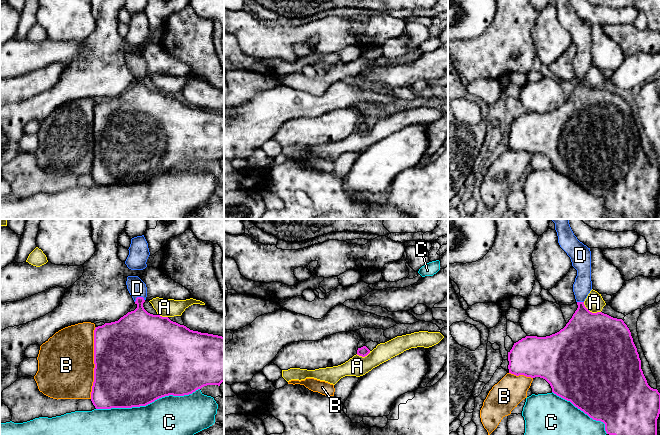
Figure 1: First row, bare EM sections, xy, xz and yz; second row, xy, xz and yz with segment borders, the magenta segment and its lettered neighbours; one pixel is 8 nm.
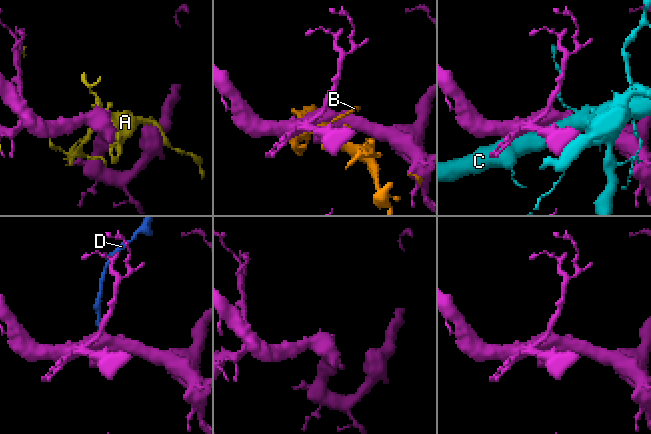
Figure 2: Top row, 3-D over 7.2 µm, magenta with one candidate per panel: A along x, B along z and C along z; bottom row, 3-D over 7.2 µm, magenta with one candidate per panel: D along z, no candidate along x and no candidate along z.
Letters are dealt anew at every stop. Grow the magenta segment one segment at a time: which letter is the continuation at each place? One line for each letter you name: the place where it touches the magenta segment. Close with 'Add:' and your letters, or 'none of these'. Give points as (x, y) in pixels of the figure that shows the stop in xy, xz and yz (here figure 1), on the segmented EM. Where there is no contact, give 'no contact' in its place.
D: meets magenta in xy at (138, 297)
Add: D

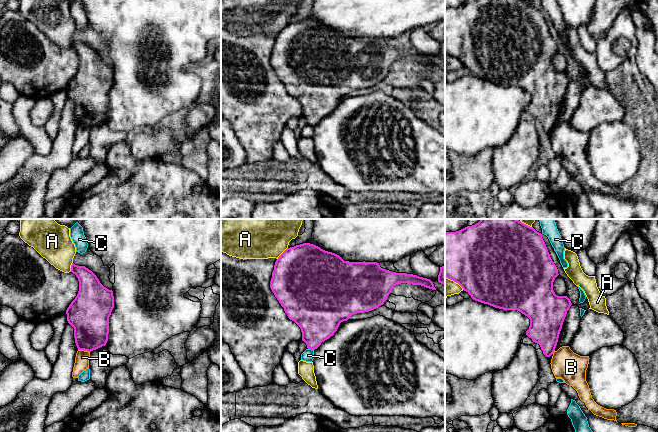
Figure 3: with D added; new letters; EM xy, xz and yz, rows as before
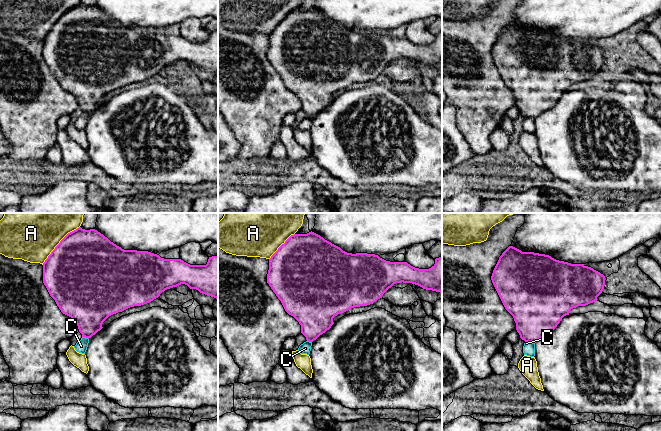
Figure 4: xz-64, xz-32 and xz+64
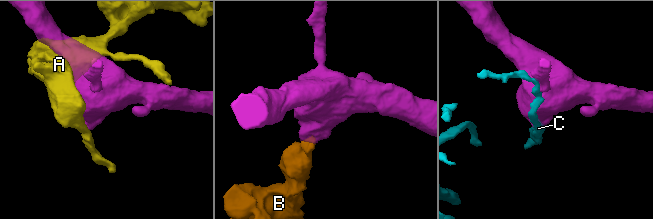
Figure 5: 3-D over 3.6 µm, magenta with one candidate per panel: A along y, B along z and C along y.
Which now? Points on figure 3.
Add: none of these

